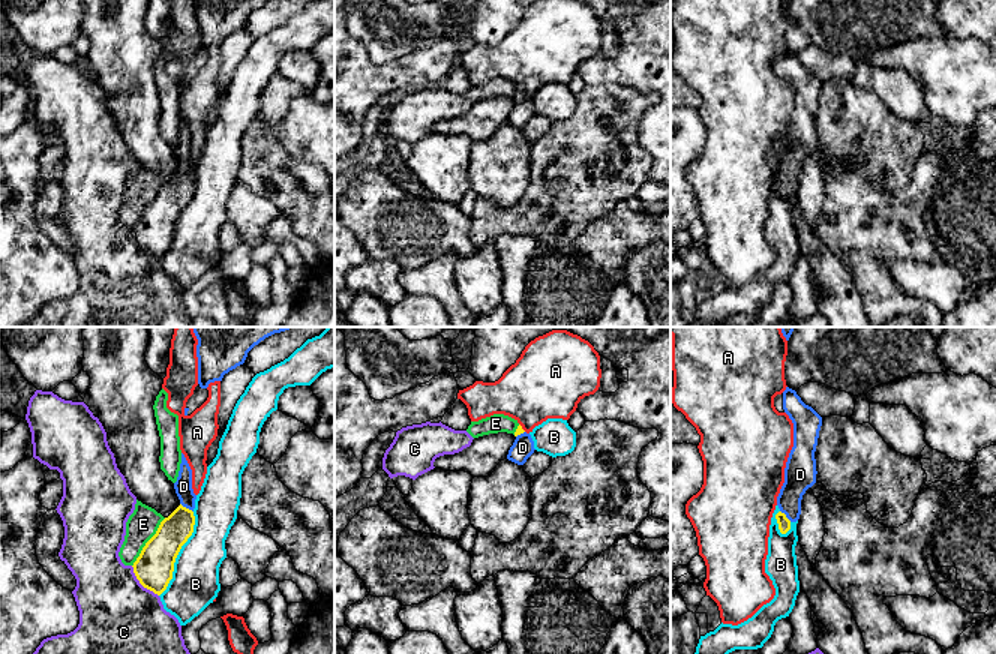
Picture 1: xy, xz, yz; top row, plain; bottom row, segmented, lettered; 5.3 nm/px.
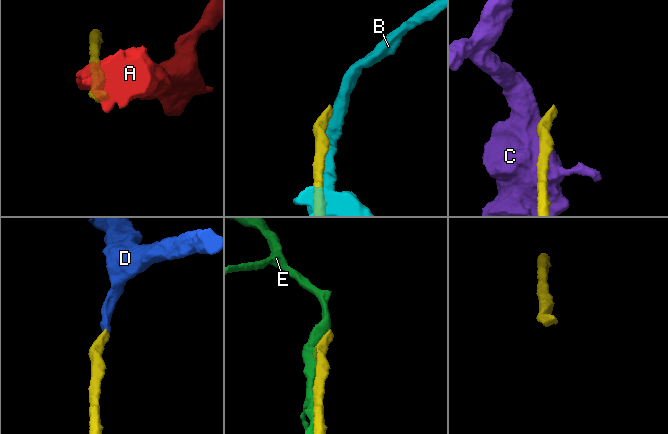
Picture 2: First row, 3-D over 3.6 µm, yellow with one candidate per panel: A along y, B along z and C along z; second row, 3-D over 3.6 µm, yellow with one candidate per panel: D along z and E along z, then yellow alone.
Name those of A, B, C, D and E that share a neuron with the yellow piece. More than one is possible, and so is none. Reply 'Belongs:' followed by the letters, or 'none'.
Belongs: D

